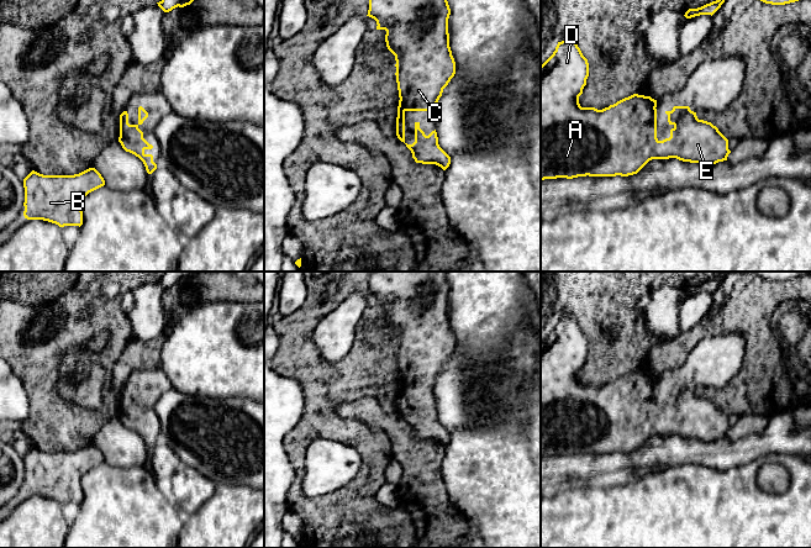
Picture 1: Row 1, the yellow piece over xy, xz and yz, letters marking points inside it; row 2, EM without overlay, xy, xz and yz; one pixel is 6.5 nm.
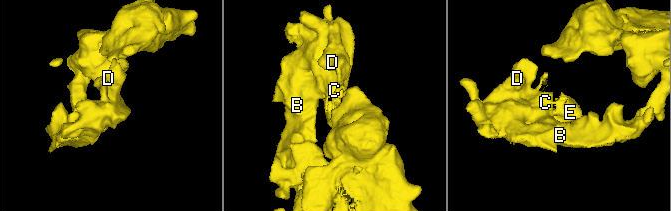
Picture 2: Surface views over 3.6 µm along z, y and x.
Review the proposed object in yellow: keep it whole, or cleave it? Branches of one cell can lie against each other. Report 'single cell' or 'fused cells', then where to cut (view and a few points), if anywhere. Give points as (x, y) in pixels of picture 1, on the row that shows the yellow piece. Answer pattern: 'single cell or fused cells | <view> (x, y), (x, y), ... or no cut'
single cell | no cut

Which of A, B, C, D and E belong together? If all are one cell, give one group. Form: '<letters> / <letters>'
A B C D E

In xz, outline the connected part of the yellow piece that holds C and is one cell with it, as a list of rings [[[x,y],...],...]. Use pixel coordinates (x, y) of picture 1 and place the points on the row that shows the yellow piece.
[[[369,0],[369,17],[376,21],[376,30],[385,30],[388,49],[395,56],[399,106],[396,136],[411,151],[416,163],[436,164],[446,170],[451,157],[439,147],[436,130],[428,136],[415,122],[415,142],[405,142],[405,112],[435,111],[443,89],[455,74],[455,62],[449,47],[447,0]]]

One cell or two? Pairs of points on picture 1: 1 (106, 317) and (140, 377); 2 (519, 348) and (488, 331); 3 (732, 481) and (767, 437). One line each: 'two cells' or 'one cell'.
1: two cells
2: two cells
3: two cells

